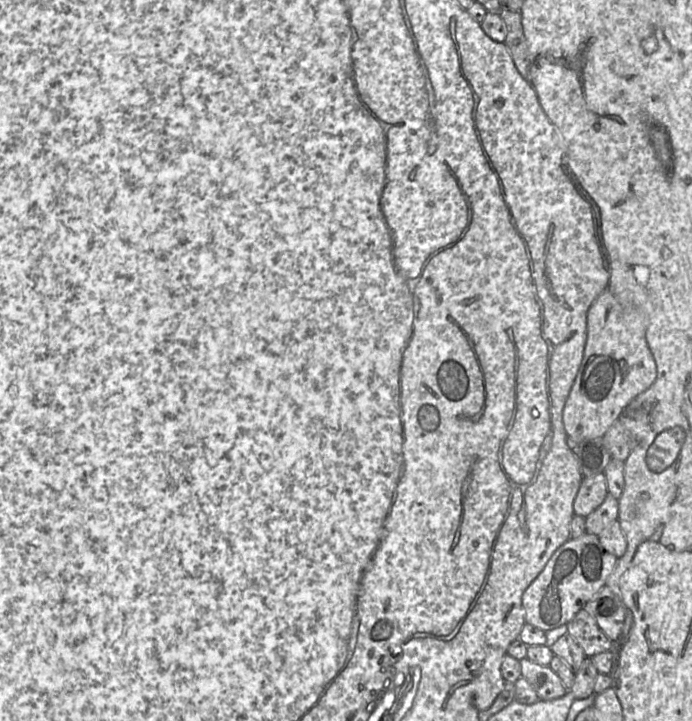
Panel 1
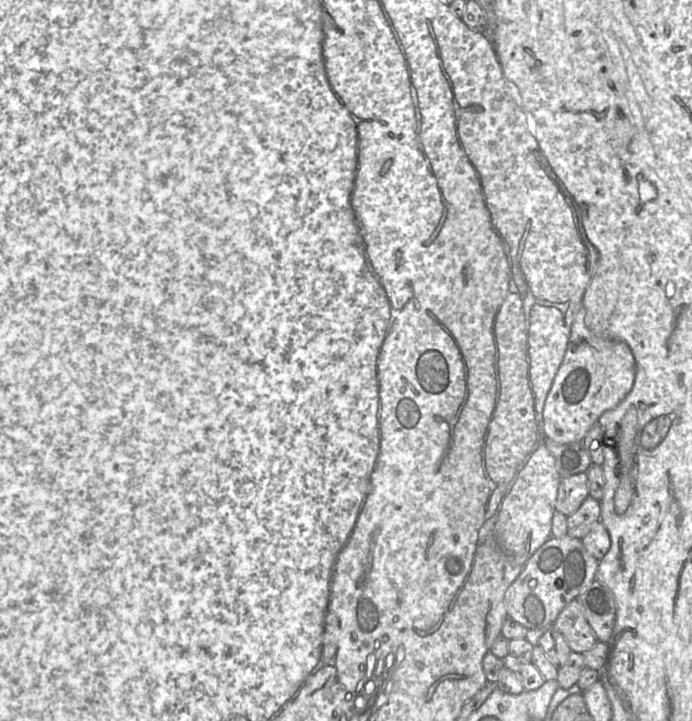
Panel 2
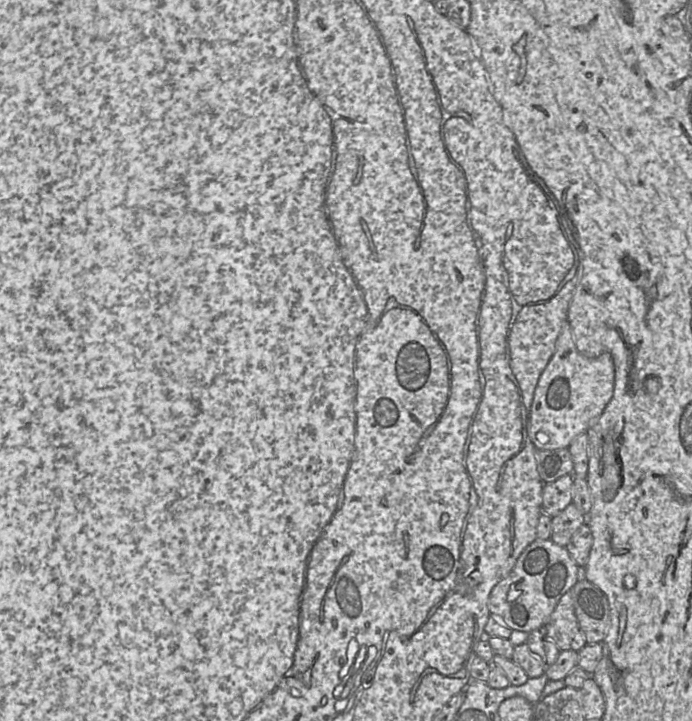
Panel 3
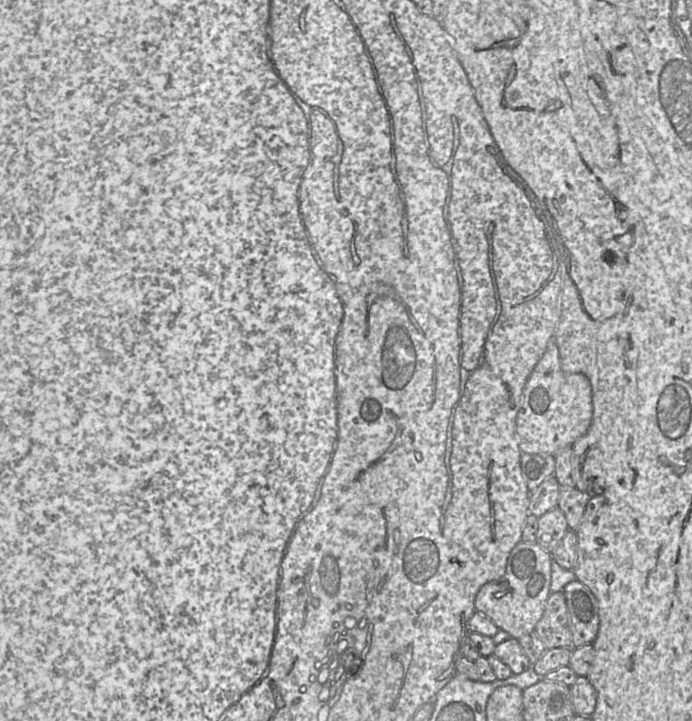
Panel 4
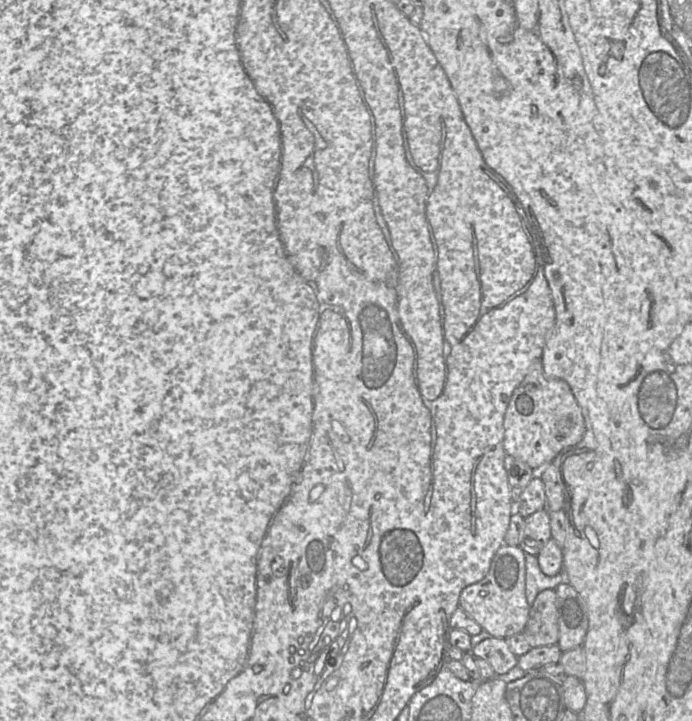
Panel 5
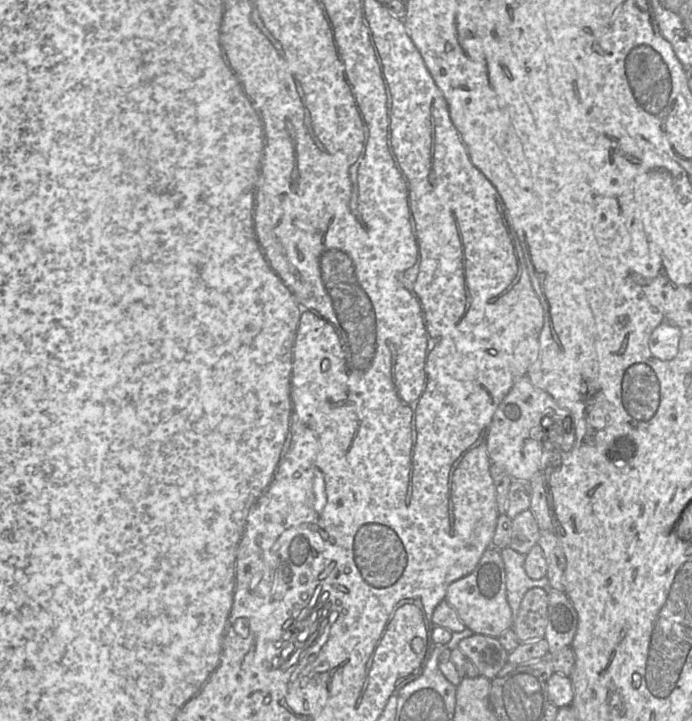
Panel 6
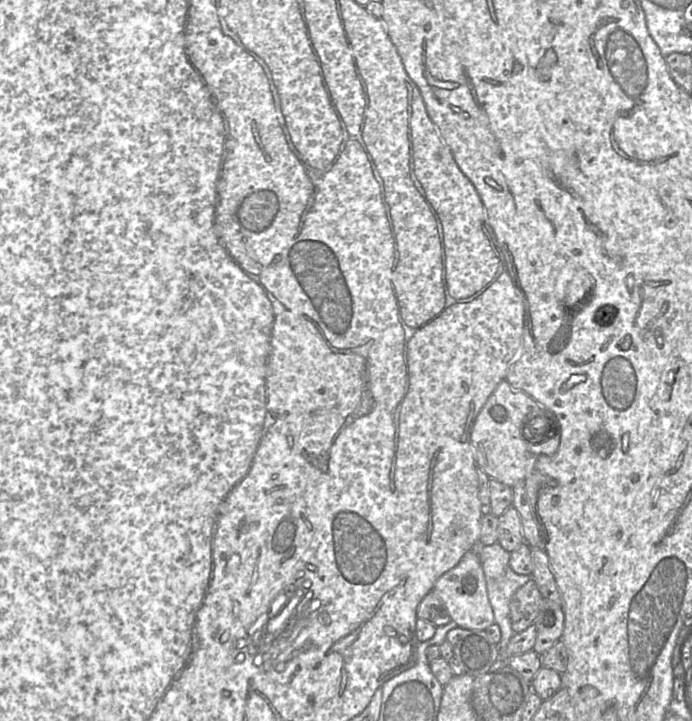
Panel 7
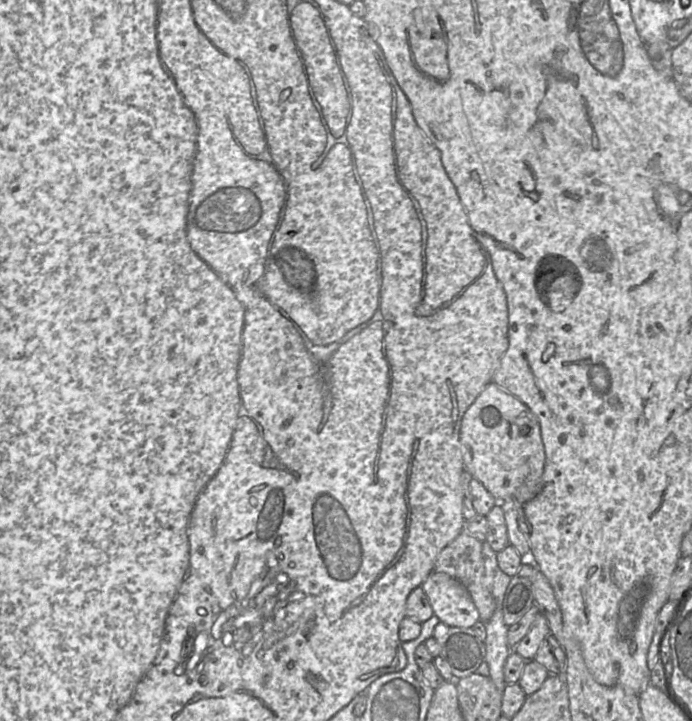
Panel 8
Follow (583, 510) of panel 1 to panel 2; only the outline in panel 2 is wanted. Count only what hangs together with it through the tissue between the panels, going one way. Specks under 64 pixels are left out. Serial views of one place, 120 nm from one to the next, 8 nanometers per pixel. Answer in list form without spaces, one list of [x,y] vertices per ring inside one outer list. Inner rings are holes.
[[[577,473],[560,480],[555,510],[563,515],[573,514],[589,497],[588,478],[586,473]]]

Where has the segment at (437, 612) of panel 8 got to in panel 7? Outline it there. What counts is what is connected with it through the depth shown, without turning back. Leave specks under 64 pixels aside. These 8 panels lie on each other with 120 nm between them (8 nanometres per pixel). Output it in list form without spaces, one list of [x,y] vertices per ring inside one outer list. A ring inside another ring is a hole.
[[[476,551],[467,552],[457,565],[441,575],[435,582],[432,592],[443,602],[451,622],[457,627],[483,631],[495,624],[484,571]]]

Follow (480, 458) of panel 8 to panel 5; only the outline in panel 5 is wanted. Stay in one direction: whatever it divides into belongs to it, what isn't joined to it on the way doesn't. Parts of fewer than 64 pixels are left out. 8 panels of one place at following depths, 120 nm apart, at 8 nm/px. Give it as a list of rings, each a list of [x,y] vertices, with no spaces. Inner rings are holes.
[[[541,359],[535,362],[515,389],[504,415],[503,446],[506,454],[517,458],[539,472],[562,451],[577,445],[586,430],[584,416],[569,385],[560,379],[548,378]]]

